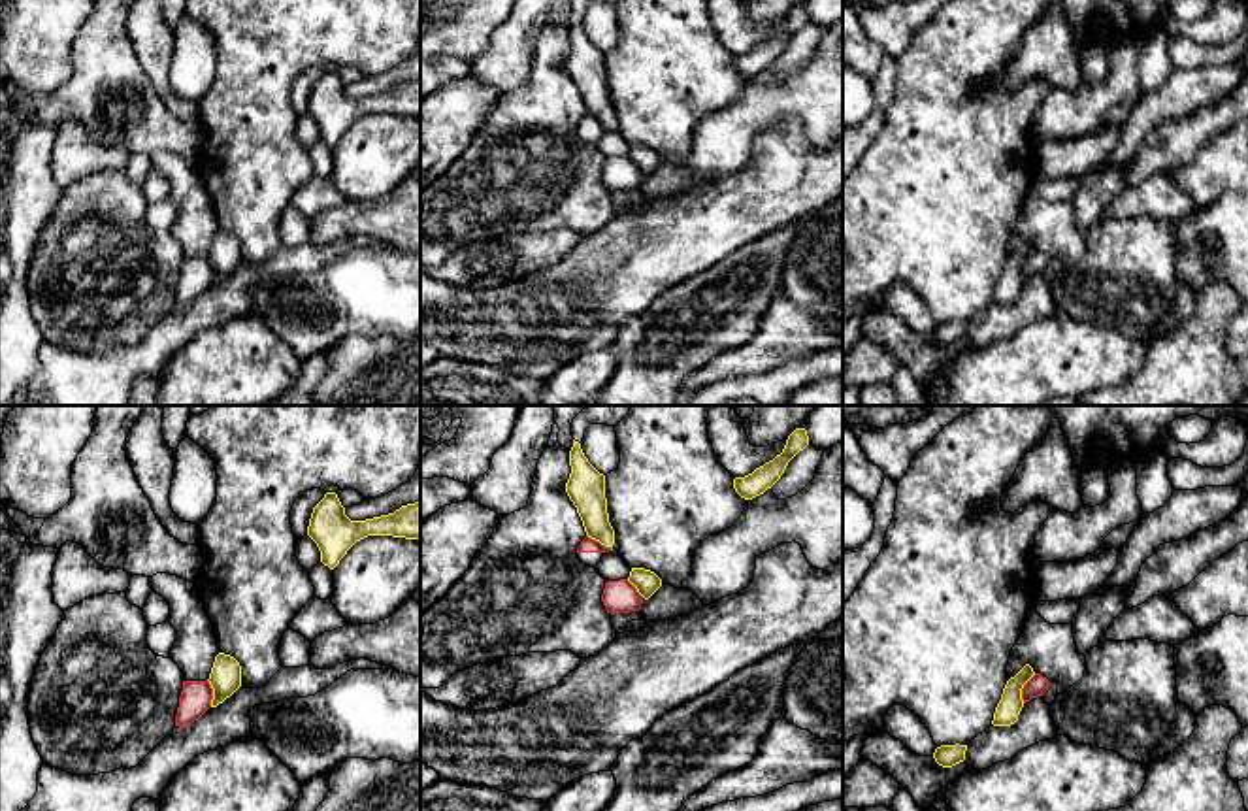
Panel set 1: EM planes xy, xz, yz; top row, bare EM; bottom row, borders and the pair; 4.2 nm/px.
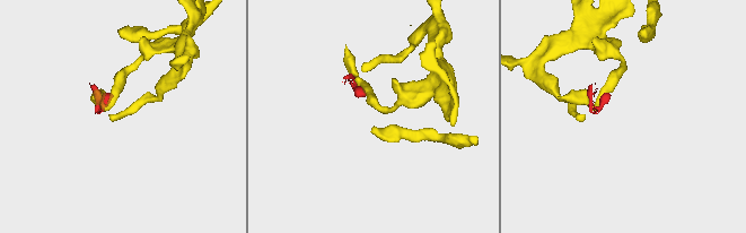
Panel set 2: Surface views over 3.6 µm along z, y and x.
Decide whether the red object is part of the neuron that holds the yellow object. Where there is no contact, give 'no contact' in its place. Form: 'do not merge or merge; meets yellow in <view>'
do not merge; meets yellow in yz

